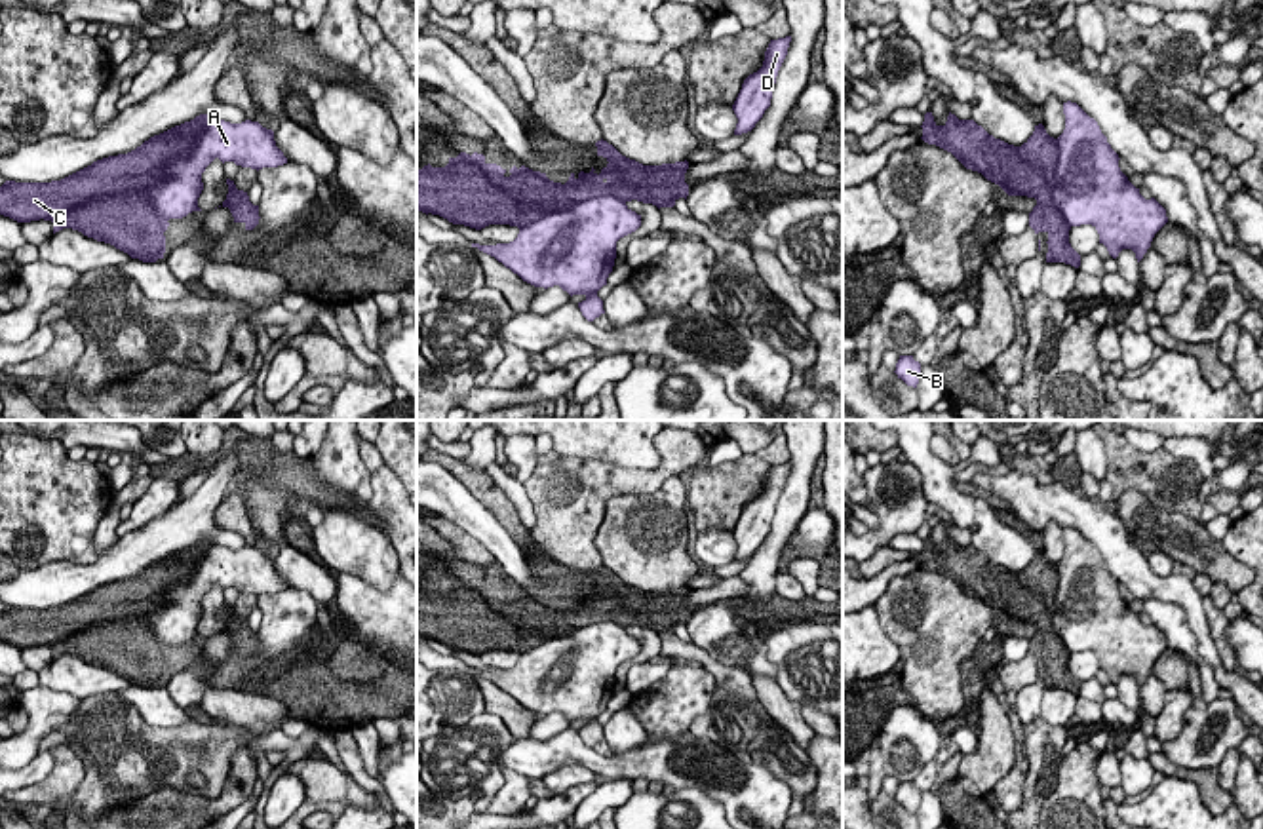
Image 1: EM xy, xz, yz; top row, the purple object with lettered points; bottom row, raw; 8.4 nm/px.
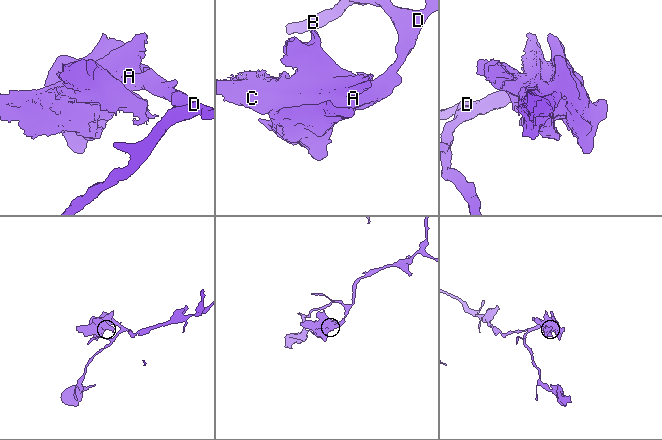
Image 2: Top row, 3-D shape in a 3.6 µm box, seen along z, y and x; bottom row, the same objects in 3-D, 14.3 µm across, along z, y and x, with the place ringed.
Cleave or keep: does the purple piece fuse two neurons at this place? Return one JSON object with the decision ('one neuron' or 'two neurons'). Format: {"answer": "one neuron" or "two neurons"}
{"answer": "two neurons"}

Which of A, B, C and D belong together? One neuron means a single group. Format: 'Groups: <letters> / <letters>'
Groups: A B D / C

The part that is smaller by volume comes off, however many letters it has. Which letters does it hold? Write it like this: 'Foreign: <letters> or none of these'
Foreign: C

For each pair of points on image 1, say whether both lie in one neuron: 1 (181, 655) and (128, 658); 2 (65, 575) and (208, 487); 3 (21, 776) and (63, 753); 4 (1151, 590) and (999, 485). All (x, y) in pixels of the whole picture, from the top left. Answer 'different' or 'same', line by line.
1: same
2: same
3: different
4: same

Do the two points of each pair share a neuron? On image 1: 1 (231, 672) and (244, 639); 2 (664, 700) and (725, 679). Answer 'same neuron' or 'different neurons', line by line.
1: same neuron
2: different neurons

